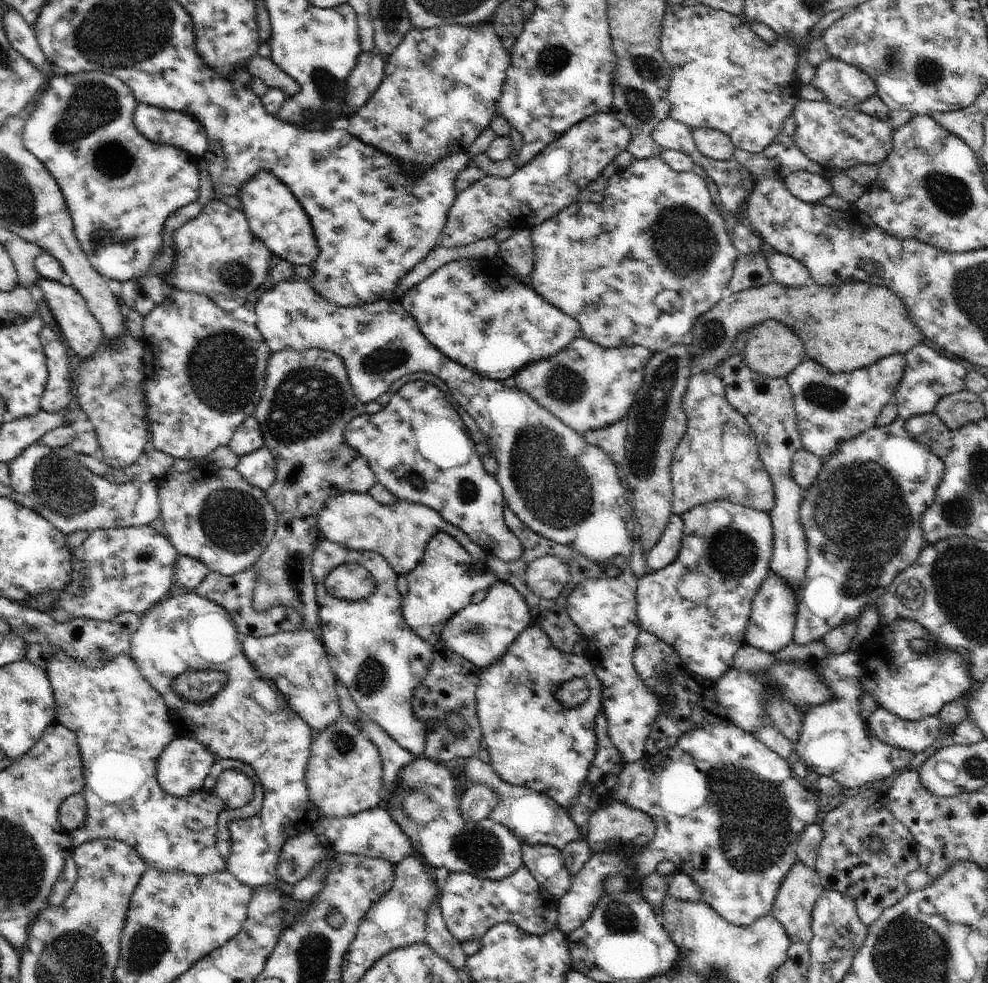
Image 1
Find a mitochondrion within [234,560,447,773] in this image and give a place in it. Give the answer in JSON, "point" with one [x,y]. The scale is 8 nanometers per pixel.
{"point":[371,678]}

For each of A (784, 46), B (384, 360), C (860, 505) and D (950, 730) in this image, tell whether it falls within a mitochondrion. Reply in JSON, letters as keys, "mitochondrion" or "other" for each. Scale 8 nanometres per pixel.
{"A":"other","B":"mitochondrion","C":"mitochondrion","D":"other"}

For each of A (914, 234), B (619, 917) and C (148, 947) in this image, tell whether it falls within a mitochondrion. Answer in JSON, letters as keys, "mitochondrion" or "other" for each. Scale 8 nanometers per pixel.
{"A":"other","B":"mitochondrion","C":"mitochondrion"}

